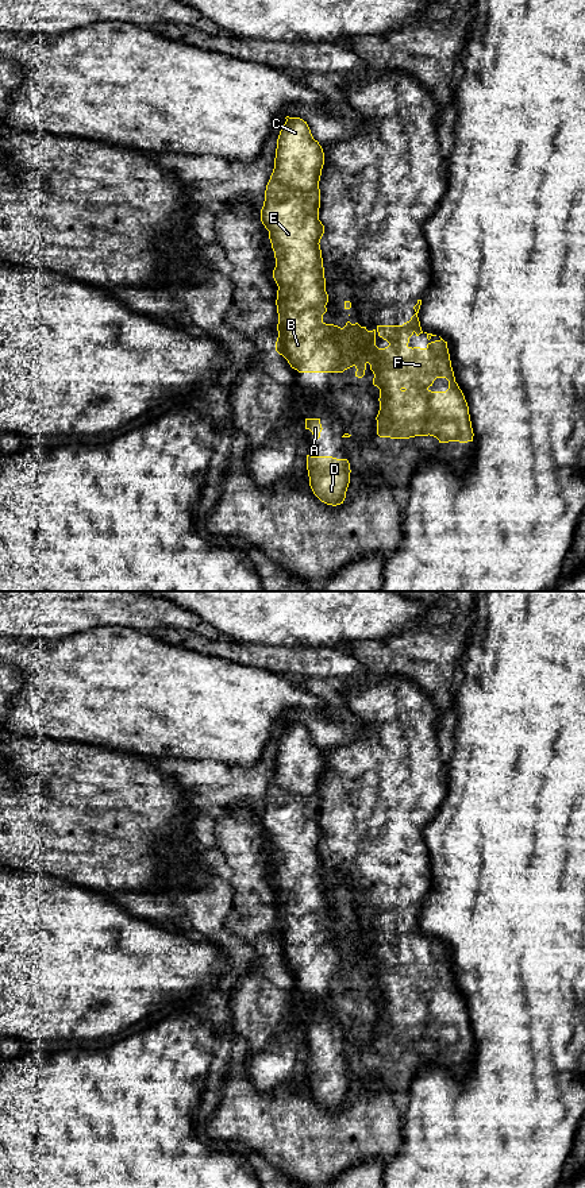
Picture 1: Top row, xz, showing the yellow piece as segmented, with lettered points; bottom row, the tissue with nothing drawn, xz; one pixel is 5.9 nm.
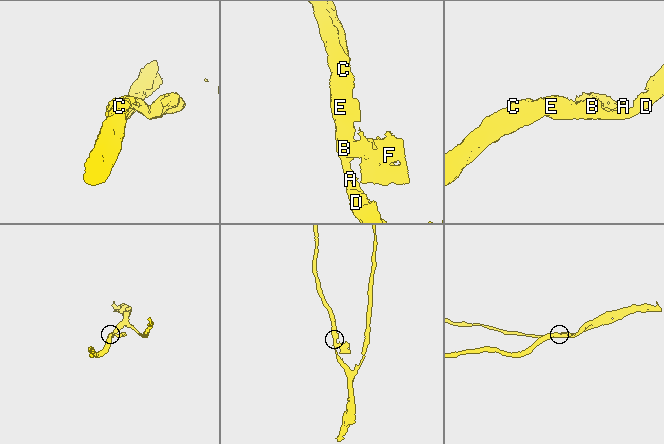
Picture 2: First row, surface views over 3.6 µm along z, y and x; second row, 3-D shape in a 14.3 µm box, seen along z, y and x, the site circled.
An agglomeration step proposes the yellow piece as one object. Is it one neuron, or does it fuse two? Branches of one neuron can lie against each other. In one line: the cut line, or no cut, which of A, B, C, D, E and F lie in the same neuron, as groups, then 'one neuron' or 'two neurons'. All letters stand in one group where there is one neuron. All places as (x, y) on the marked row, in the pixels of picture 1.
cut xz (342, 332), (342, 353), (345, 355), (362, 353), (368, 362); groups A B C D E / F; two neurons

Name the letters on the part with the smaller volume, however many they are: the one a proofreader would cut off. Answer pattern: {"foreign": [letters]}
{"foreign": ["F"]}

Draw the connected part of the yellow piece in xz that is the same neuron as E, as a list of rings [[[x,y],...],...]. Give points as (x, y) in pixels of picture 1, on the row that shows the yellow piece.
[[[285,119],[261,209],[276,258],[276,351],[299,373],[343,373],[354,366],[355,377],[362,378],[365,354],[345,356],[340,344],[342,333],[355,338],[361,325],[347,321],[340,328],[323,321],[328,302],[319,244],[324,234],[319,220],[324,153],[307,122]]]

